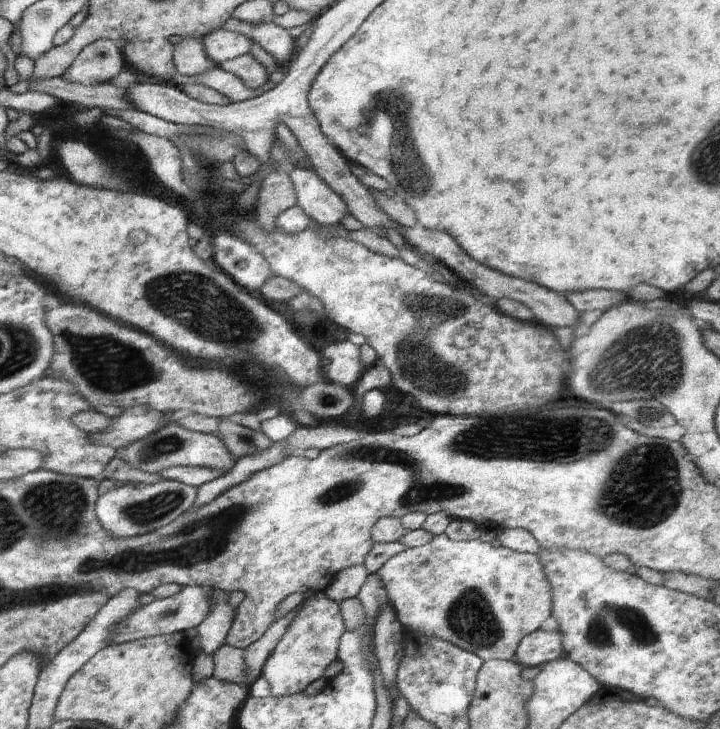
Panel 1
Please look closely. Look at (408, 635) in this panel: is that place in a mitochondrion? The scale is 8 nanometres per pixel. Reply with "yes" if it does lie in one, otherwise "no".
no

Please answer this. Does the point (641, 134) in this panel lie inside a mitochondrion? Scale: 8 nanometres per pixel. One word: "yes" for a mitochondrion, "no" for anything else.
no

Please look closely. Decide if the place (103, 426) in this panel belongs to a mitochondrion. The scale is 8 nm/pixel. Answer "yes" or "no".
no

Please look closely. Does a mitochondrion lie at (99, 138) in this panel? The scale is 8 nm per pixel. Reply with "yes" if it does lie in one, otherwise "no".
no

